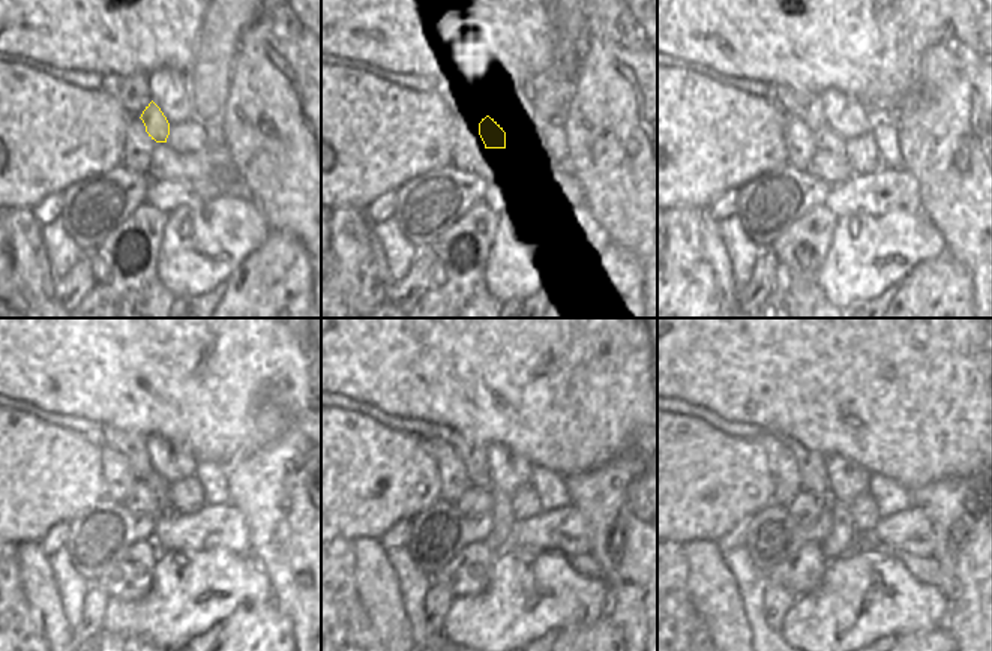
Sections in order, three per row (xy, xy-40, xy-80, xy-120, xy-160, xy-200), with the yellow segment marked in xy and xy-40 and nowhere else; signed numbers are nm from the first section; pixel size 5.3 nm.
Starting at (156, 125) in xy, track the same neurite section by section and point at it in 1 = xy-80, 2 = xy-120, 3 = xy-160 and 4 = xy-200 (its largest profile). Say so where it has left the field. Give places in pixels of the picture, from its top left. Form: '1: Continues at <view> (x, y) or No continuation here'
1: Continues at xy-80 (826, 138)
2: Continues at xy-120 (153, 480)
3: Continues at xy-160 (503, 518)
4: Continues at xy-200 (841, 540).

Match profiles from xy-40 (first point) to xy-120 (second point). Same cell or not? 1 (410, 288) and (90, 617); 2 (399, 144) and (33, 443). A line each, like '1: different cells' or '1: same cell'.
1: same cell
2: same cell

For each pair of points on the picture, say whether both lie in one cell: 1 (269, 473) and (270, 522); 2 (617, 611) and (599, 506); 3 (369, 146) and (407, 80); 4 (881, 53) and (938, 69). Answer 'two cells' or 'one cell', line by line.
1: one cell
2: one cell
3: two cells
4: two cells

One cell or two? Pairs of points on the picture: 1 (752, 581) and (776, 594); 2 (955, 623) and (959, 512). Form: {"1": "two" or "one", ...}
{"1": "two", "2": "one"}

